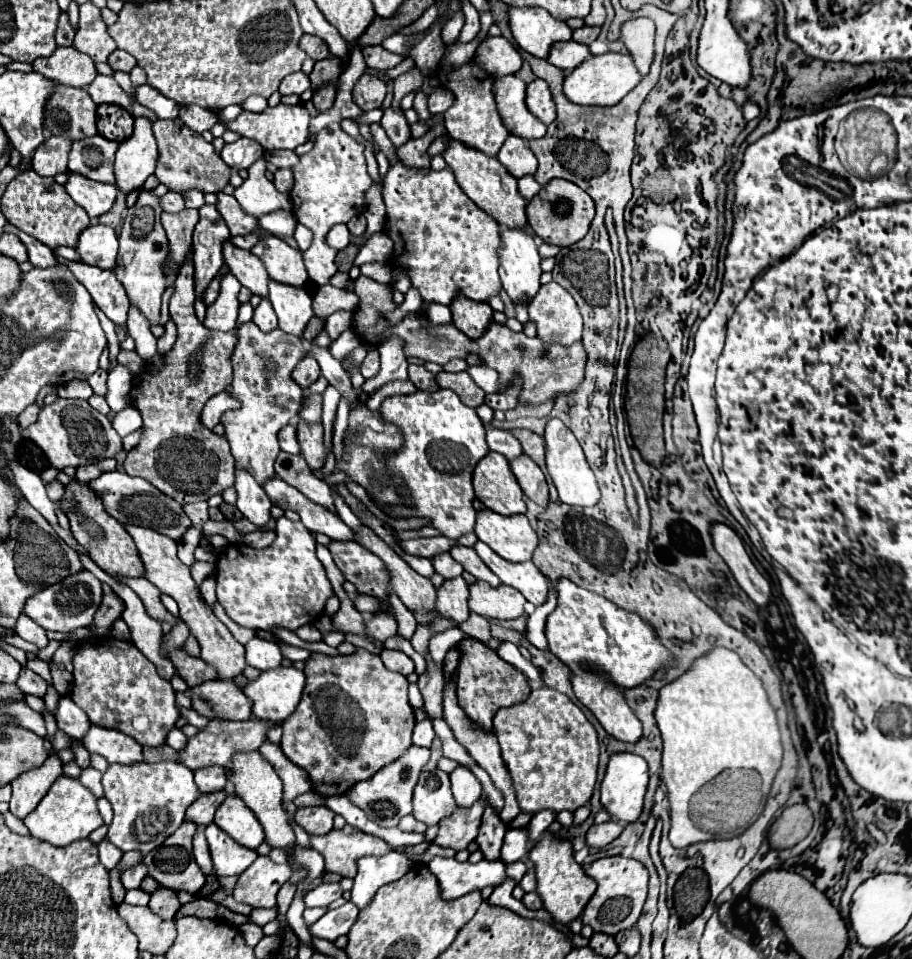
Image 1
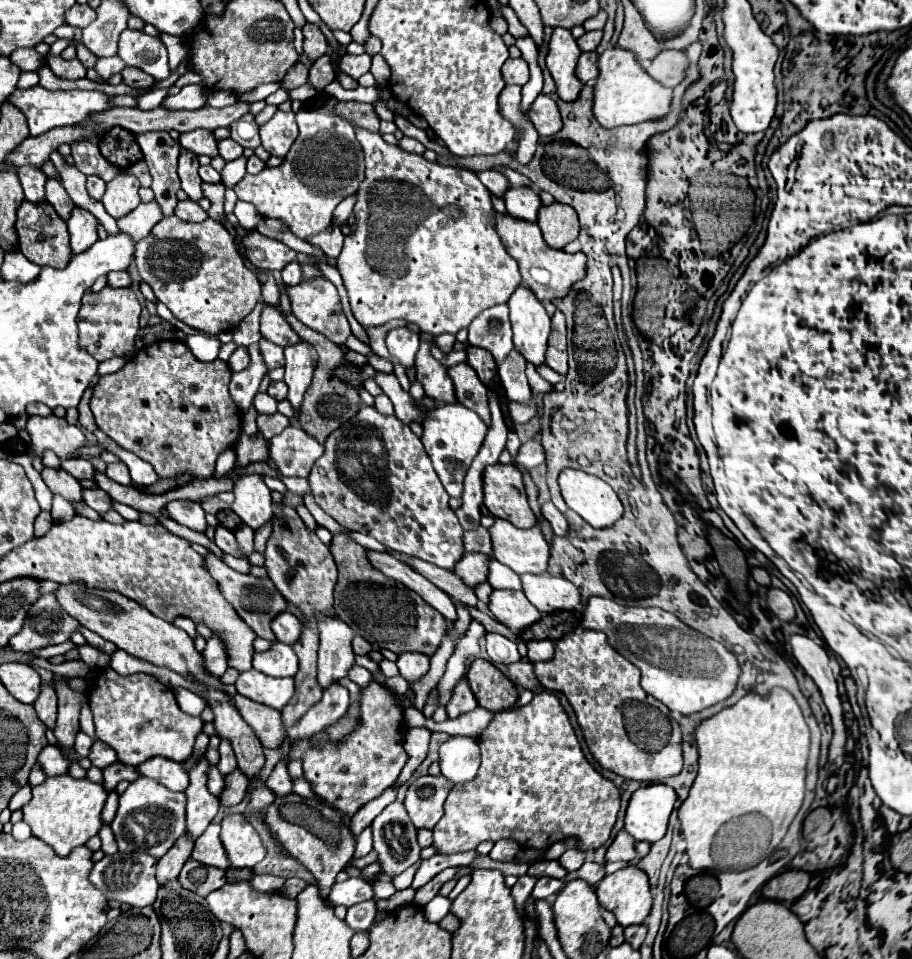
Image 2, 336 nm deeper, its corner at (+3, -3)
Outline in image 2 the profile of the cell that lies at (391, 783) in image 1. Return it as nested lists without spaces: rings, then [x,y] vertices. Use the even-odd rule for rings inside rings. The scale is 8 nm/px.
[[[391,802],[371,824],[373,848],[379,854],[381,872],[395,878],[419,860],[417,828],[411,824],[403,802]]]

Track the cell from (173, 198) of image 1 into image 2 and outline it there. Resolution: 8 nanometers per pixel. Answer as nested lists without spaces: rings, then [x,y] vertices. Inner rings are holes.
[[[181,200],[179,204],[177,204],[177,208],[175,208],[175,214],[179,216],[179,218],[183,218],[183,220],[187,220],[187,222],[201,222],[203,218],[207,218],[207,212],[199,206],[199,204],[195,204],[193,200]]]

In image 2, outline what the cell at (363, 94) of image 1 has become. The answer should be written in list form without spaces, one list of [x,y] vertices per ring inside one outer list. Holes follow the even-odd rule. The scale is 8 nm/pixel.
[[[339,102],[339,116],[359,124],[361,128],[371,128],[371,130],[379,130],[381,122],[373,104],[363,104],[363,102]]]

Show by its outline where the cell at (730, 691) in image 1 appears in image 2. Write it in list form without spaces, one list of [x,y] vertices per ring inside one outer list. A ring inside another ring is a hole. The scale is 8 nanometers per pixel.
[[[773,688],[769,694],[761,696],[757,692],[747,692],[737,704],[723,708],[721,712],[705,718],[695,726],[695,740],[699,752],[697,776],[689,788],[689,796],[679,806],[681,832],[687,842],[689,866],[695,870],[715,868],[711,860],[711,840],[719,826],[735,816],[747,812],[765,812],[767,820],[771,820],[771,844],[779,844],[785,836],[791,820],[801,808],[805,794],[805,764],[809,754],[809,728],[797,706],[795,698],[785,688]]]

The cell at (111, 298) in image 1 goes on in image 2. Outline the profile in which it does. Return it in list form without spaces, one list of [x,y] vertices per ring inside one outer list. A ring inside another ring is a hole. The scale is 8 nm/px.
[[[111,272],[107,274],[107,286],[111,288],[123,288],[123,286],[129,286],[131,284],[131,278],[127,272]]]

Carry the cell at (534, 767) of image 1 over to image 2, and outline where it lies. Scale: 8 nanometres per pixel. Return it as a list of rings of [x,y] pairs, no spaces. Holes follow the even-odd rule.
[[[543,690],[525,706],[497,712],[481,732],[479,748],[479,774],[471,782],[451,788],[445,800],[445,814],[433,828],[433,848],[437,848],[437,854],[473,850],[483,840],[497,842],[501,838],[511,838],[521,848],[549,848],[565,836],[577,836],[581,850],[595,850],[609,838],[621,804],[619,788],[589,764],[571,720],[555,694]]]

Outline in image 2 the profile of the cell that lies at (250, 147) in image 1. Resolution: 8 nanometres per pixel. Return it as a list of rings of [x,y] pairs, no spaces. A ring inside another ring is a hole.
[[[225,138],[219,142],[219,156],[223,160],[235,160],[239,156],[243,156],[243,146],[239,146],[235,140]]]

